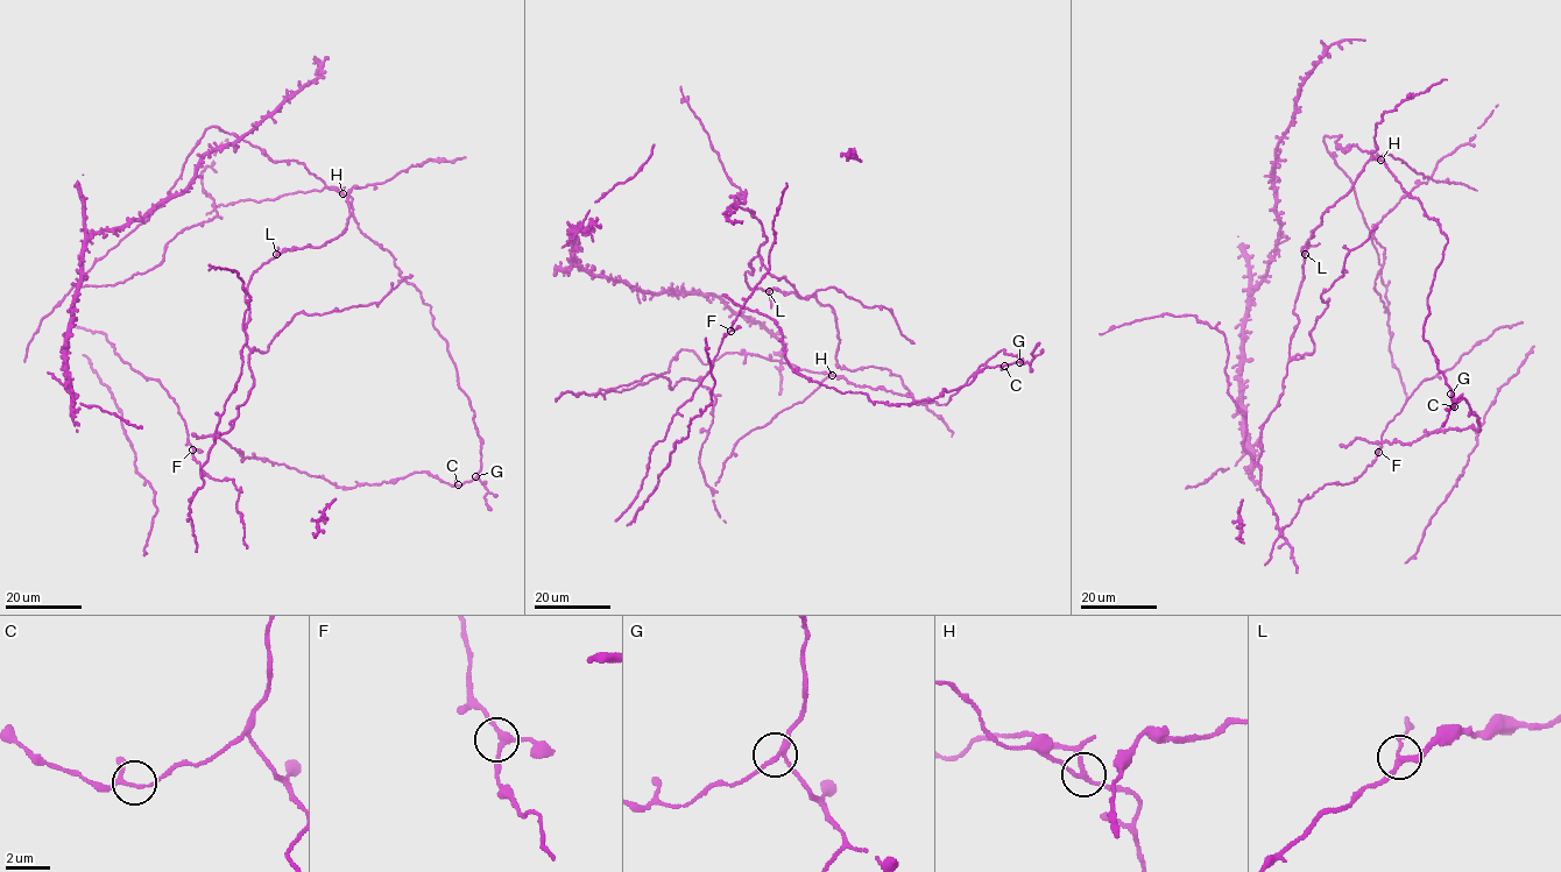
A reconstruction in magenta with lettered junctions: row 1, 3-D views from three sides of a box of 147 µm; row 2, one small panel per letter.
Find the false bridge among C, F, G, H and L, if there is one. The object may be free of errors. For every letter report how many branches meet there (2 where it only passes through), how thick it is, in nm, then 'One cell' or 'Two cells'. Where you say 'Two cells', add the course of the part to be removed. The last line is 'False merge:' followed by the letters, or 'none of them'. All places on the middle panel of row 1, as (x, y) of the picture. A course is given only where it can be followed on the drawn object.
C: Branches: 3. Thickness 130 nm. One cell
F: Branches: 3. Thickness 180 nm. One cell
G: Branches: 3. Thickness 180 nm. One cell
H: Branches: 3. Thickness 160 nm. Two cells. Course of the part to remove: (832, 375), (803, 402), (741, 437), (724, 465), (715, 484)
L: Branches: 3. Thickness 190 nm. One cell
False merge: H

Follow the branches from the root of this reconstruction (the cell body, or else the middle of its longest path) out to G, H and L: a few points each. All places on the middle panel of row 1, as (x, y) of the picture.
G: (1004, 351), (1018, 354), (1023, 361), (1019, 362)
H: (1004, 351), (981, 364), (946, 404), (916, 402), (911, 396), (878, 387), (856, 387), (843, 376), (832, 375)
L: (1004, 351), (981, 364), (946, 404), (916, 402), (832, 375), (840, 340), (831, 306), (813, 296), (769, 291)

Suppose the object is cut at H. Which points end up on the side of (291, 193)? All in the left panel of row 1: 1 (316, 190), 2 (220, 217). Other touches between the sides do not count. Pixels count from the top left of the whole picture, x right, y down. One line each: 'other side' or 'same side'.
1: same side
2: other side

